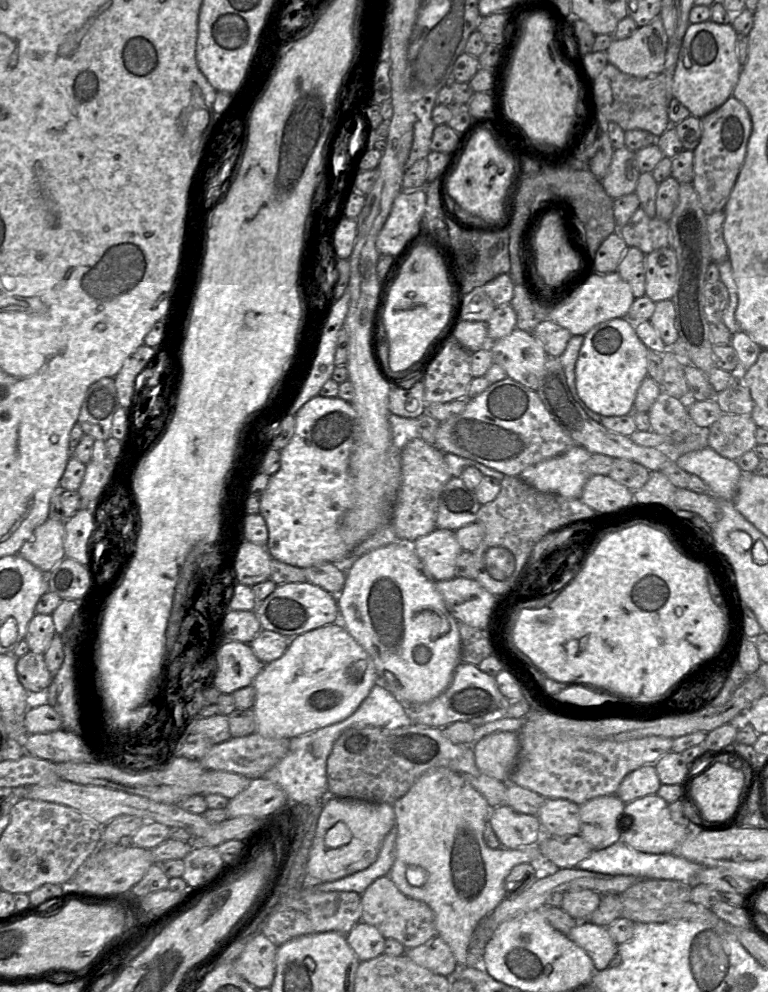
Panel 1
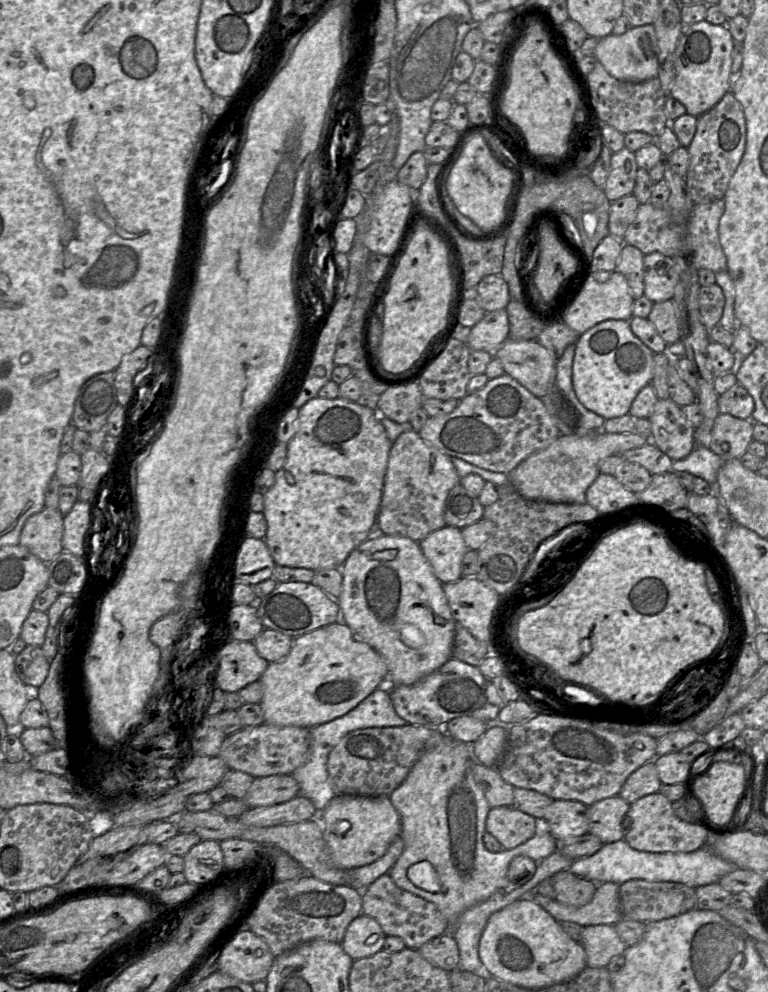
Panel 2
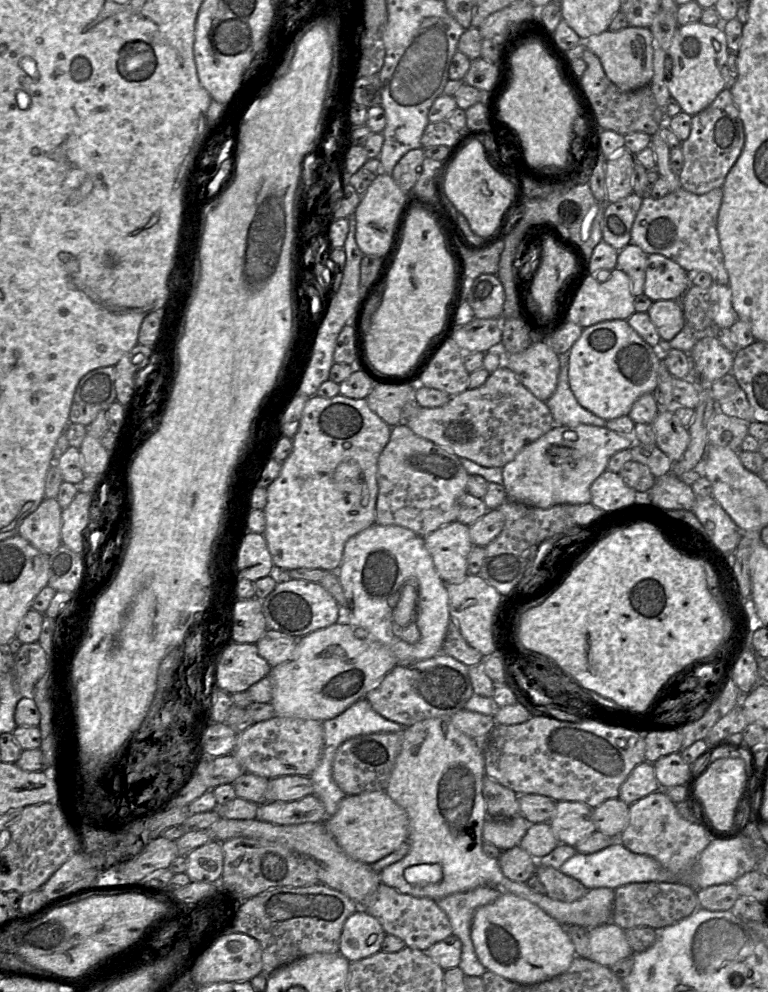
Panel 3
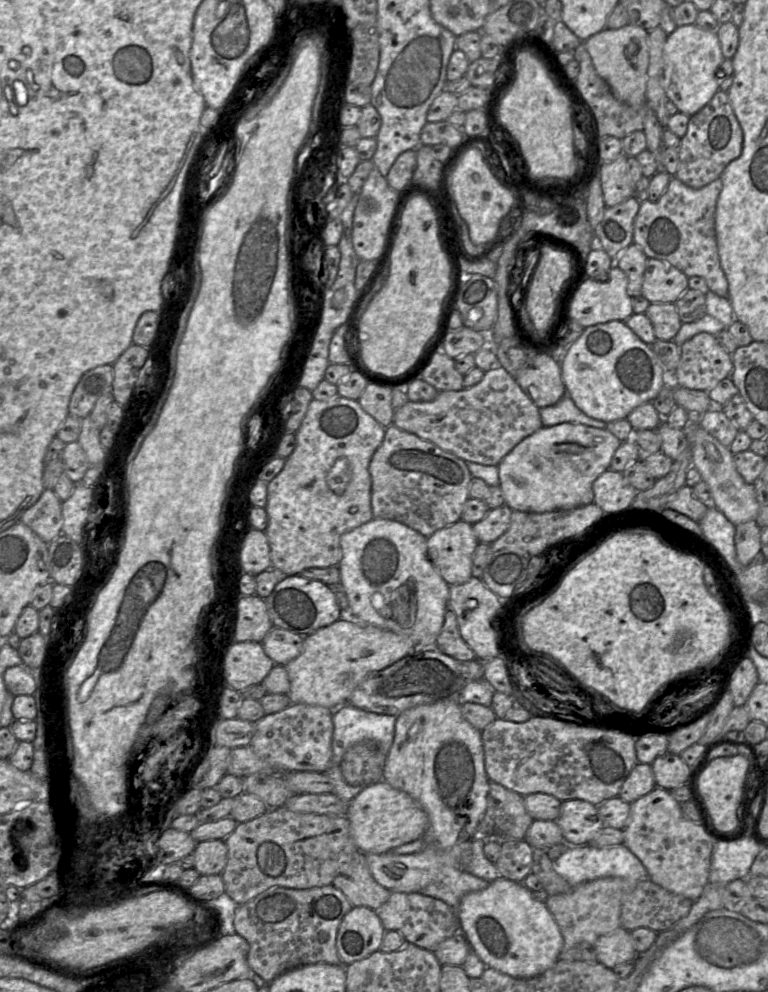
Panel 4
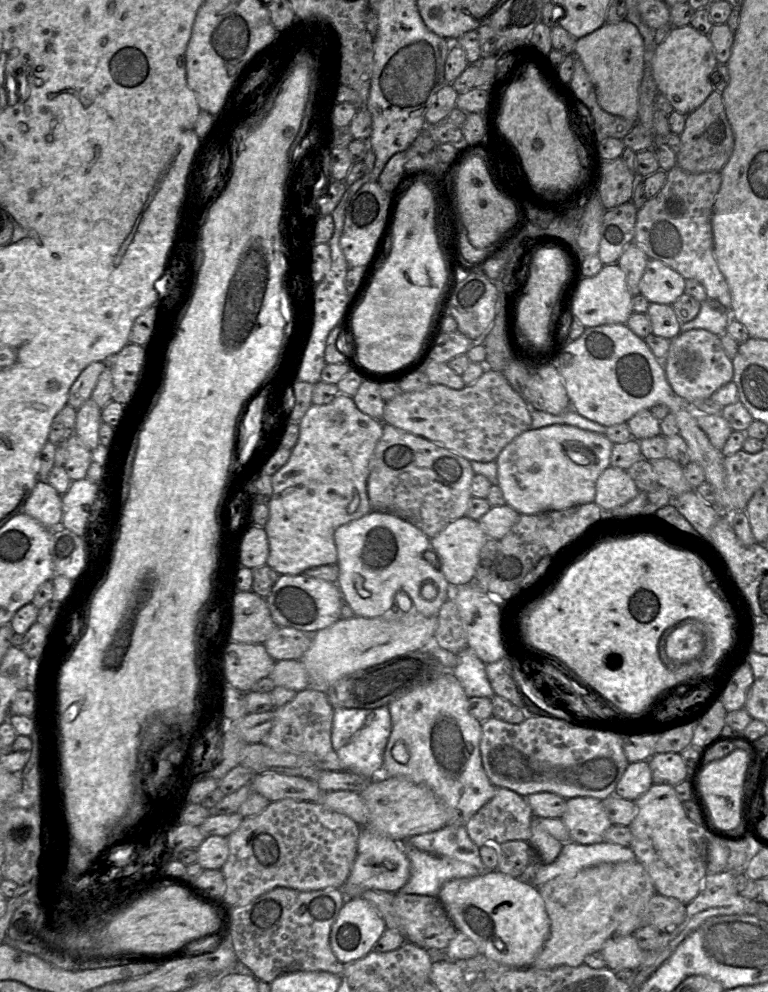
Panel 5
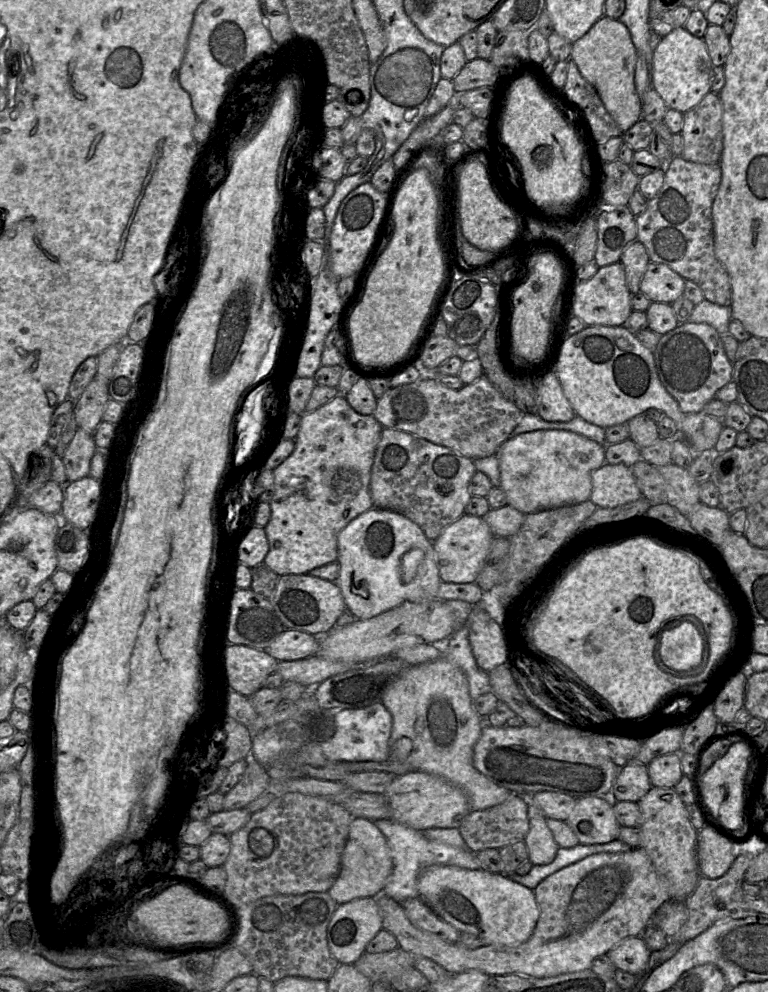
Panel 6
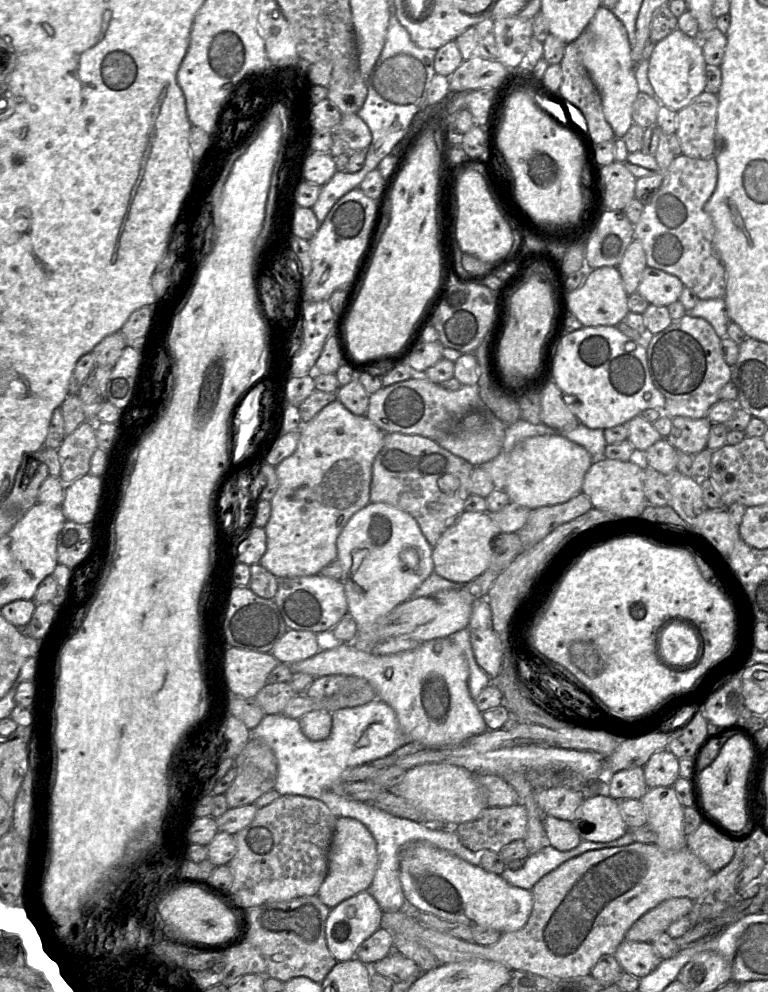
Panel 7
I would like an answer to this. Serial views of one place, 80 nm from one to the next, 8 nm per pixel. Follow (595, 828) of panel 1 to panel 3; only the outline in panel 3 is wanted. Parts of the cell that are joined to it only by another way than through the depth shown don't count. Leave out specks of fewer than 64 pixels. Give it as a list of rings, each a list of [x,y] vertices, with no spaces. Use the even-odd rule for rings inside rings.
[[[610,798],[593,808],[596,829],[608,836],[618,838],[629,820],[629,807],[619,798]]]

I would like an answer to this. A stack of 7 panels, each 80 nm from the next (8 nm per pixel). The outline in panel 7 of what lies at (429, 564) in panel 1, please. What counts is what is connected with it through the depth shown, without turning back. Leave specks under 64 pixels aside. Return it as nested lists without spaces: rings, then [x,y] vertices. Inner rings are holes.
[[[463,511],[433,547],[434,572],[458,584],[468,584],[490,567],[492,543],[503,532],[488,512]]]

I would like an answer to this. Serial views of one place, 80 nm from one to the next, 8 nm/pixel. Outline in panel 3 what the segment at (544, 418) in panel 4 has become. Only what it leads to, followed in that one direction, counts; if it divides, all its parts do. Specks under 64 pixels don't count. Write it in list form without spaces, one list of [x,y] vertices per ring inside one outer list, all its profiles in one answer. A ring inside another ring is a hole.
[[[568,353],[559,355],[560,372],[555,392],[546,401],[552,414],[554,425],[593,425],[605,427],[607,420],[596,416],[582,407],[571,391],[568,380]]]

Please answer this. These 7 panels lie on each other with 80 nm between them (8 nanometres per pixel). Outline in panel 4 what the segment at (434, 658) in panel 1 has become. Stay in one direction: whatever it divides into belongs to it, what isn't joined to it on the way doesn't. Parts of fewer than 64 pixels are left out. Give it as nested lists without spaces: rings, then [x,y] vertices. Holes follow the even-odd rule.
[[[373,518],[371,521],[353,529],[350,532],[343,534],[340,538],[340,545],[342,548],[342,559],[338,565],[340,570],[340,584],[344,588],[344,591],[347,595],[351,614],[356,619],[356,622],[365,621],[368,624],[376,626],[378,628],[389,630],[397,634],[406,635],[413,640],[417,648],[434,647],[436,643],[436,639],[439,633],[441,632],[443,622],[444,622],[445,612],[448,608],[450,585],[442,578],[442,576],[436,570],[435,566],[433,565],[433,563],[428,557],[427,538],[421,533],[419,533],[418,531],[408,527],[403,523],[400,523],[394,520],[389,520],[389,519]],[[405,584],[413,585],[413,593],[417,599],[417,613],[416,613],[415,623],[411,628],[401,627],[401,625],[398,622],[393,620],[392,608],[390,607],[390,601],[391,601],[391,596],[393,591]]]

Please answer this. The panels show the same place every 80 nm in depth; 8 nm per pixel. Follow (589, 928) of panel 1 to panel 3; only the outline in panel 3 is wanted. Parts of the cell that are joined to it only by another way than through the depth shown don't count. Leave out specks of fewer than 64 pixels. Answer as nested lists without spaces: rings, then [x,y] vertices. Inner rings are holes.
[[[609,922],[587,930],[591,952],[589,959],[592,961],[610,968],[633,955],[625,930],[615,923]]]

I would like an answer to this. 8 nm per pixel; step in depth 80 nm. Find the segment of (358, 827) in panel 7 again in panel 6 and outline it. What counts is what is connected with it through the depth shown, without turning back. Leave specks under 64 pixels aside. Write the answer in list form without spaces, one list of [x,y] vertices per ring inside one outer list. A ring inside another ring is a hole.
[[[354,818],[350,824],[348,838],[342,853],[339,876],[328,893],[338,905],[359,898],[377,897],[383,893],[392,871],[391,851],[382,832],[373,821]]]

